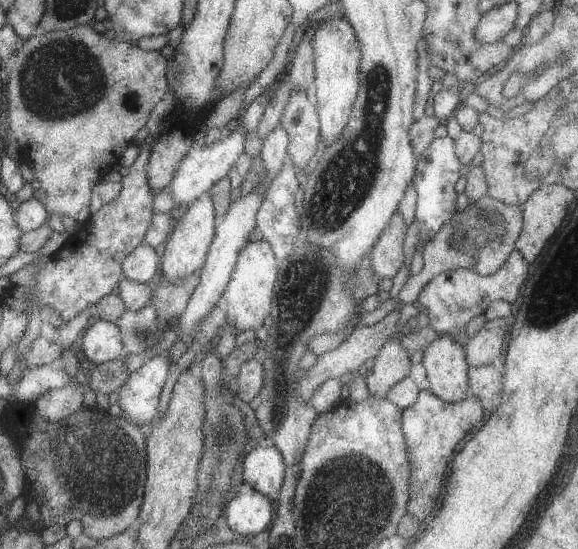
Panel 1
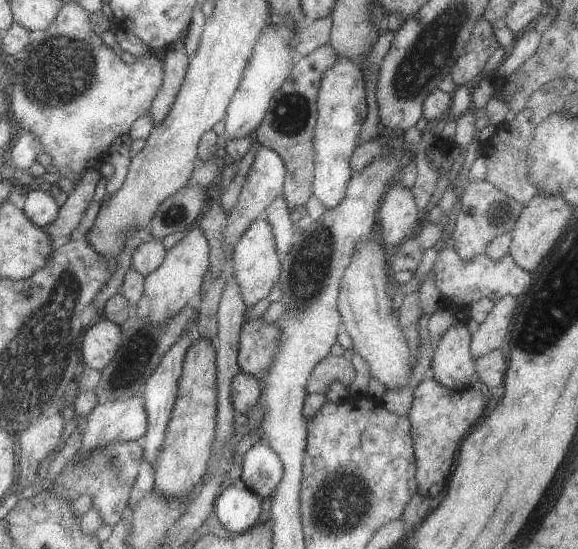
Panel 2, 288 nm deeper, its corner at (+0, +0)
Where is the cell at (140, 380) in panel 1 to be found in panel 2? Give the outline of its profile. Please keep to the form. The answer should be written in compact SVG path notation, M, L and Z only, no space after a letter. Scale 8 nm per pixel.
M137 392L135 396L129 396L125 400L103 402L103 404L97 404L89 412L87 422L83 422L81 452L89 454L91 450L107 446L109 442L131 442L131 440L141 442L141 436L145 432L147 432L147 410L145 410L145 404L143 404L143 392Z

